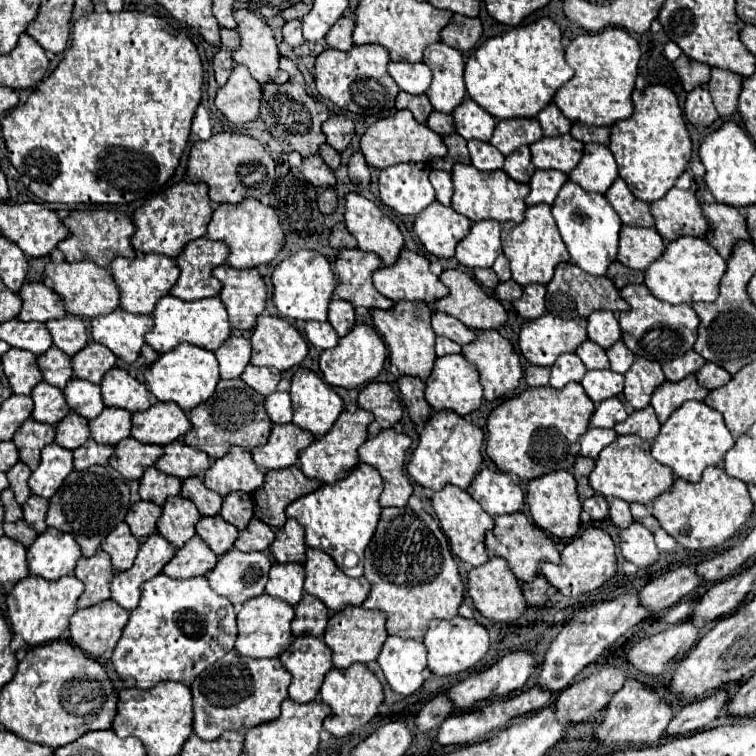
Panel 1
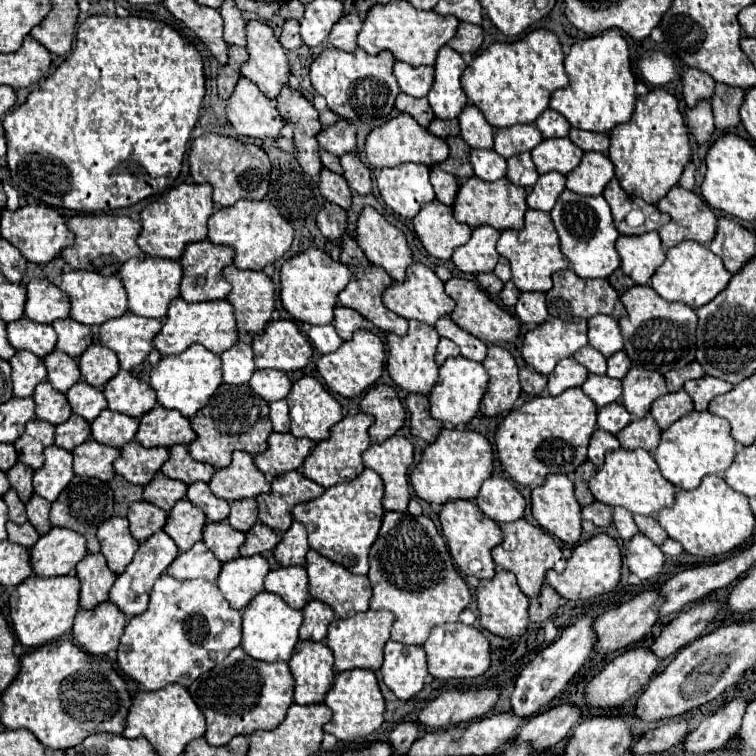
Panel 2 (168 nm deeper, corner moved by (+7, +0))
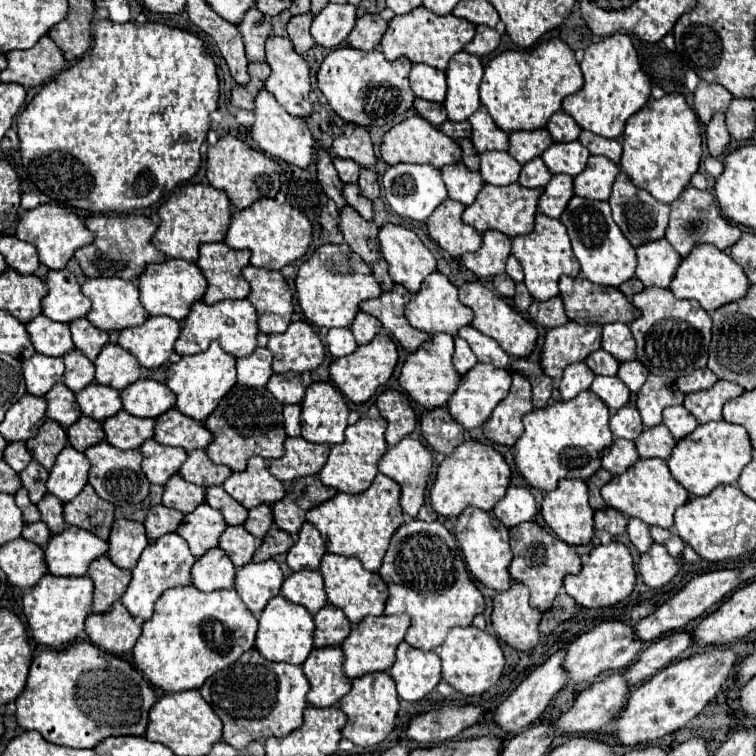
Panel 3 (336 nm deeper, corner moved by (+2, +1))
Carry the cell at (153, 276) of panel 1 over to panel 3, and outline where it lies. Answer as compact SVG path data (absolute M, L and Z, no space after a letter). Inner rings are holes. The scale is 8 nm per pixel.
M167 259L163 263L151 263L149 267L145 267L143 273L137 277L137 287L139 287L139 301L149 315L167 315L175 321L183 321L185 315L189 313L191 303L203 297L207 281L195 263Z

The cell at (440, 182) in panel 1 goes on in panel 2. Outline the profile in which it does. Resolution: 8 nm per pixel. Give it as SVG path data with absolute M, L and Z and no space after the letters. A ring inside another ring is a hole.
M432 168L430 170L430 182L436 190L436 200L440 200L442 204L448 204L452 206L454 200L456 200L456 194L458 194L458 188L460 188L460 180L440 168Z

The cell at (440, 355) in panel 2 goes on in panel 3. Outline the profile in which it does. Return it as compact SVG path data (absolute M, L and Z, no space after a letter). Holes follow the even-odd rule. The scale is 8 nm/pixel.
M457 337L457 339L455 339L455 353L453 353L453 367L457 369L457 373L463 375L463 373L469 371L475 363L477 363L477 359L475 359L471 347L467 345L467 341L461 339L461 337Z

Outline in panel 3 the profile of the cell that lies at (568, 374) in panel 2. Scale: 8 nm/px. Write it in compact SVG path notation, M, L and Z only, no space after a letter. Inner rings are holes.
M583 361L571 363L571 365L565 369L565 373L563 373L561 381L559 381L559 393L561 393L561 397L567 401L567 399L579 395L581 391L589 389L593 379L595 379L595 373L593 373Z

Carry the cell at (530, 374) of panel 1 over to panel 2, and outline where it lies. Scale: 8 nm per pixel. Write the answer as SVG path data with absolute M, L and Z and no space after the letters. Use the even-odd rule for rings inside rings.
M524 366L520 370L520 384L522 384L522 390L530 396L538 396L544 392L546 388L546 376L538 374L536 370L532 370L530 366Z

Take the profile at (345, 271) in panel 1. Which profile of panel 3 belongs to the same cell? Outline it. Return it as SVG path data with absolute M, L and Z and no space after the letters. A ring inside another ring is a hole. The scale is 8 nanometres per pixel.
M395 283L391 291L381 293L375 299L367 299L361 303L361 311L377 317L381 325L395 337L407 351L415 351L429 335L425 331L417 331L415 327L409 325L409 321L403 315L405 303L411 299L411 293Z

